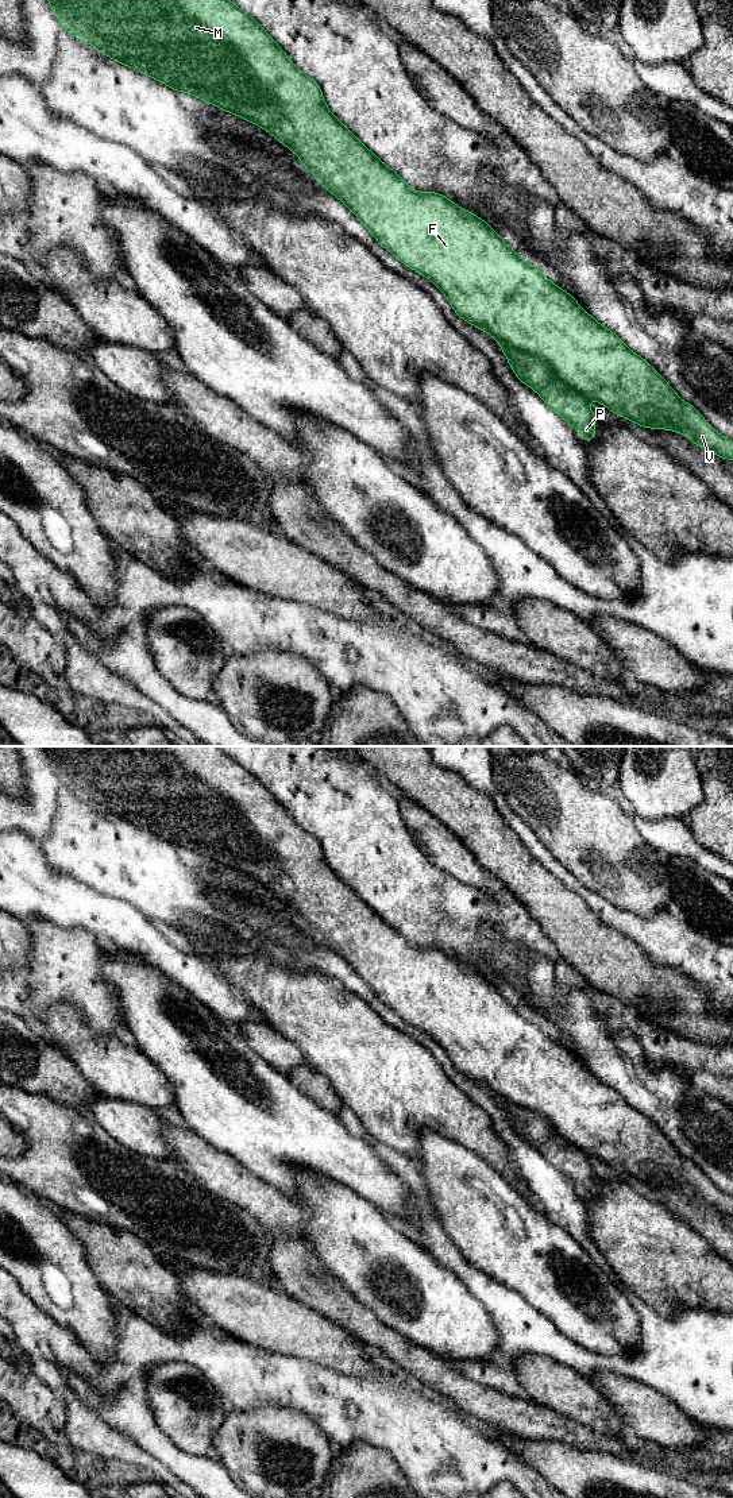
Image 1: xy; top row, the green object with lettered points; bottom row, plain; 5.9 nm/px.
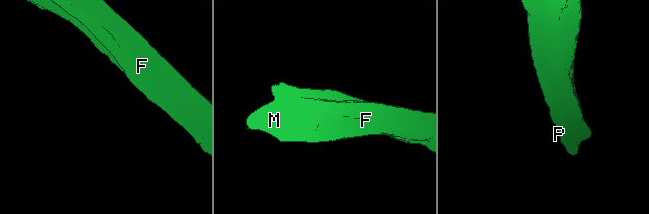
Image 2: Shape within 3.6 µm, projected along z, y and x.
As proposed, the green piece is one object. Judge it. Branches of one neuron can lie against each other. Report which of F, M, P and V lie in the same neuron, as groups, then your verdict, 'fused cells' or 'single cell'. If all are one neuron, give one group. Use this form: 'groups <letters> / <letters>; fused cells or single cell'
groups F M V / P; fused cells

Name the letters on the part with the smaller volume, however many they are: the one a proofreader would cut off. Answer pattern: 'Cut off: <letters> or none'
Cut off: P

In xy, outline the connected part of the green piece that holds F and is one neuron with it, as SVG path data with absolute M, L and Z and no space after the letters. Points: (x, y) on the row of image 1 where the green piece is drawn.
M49 0L51 9L57 15L63 31L73 34L77 39L84 40L113 61L130 66L140 73L155 78L170 89L190 93L202 101L211 103L232 115L240 116L255 126L270 132L279 143L285 144L296 155L300 157L301 165L306 167L320 182L323 189L329 190L351 212L355 213L358 220L375 236L377 242L389 250L405 266L416 270L418 274L427 277L433 282L441 293L447 297L456 314L470 323L471 325L487 332L497 341L505 343L524 354L537 356L547 362L559 379L579 391L586 399L601 402L618 417L626 417L637 425L655 429L670 429L680 432L688 437L695 445L706 451L717 453L722 460L733 460L733 441L721 436L713 426L707 424L703 416L690 404L678 397L675 390L663 379L659 372L641 356L628 348L628 345L612 331L602 327L593 318L575 298L553 285L539 269L528 265L517 251L512 250L499 235L482 219L458 206L445 196L436 192L413 192L402 178L397 175L387 165L377 158L371 150L364 147L356 136L344 127L327 108L323 93L317 82L304 74L289 59L285 51L274 42L274 39L262 28L262 26L243 9L229 0Z

